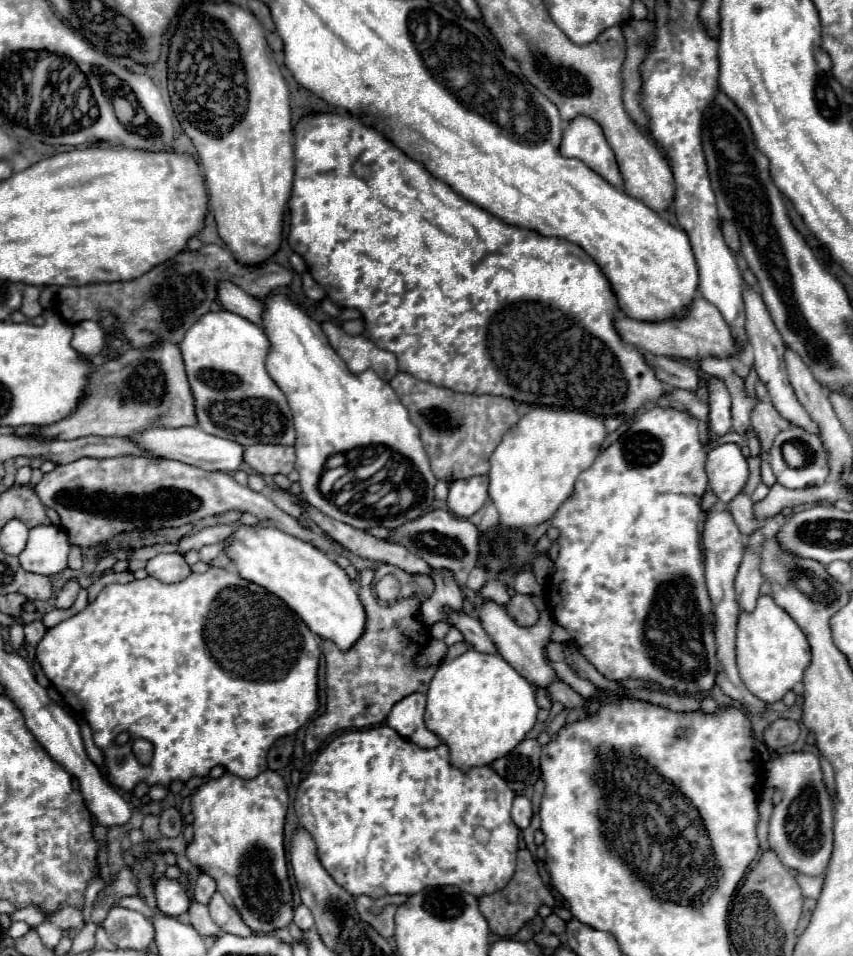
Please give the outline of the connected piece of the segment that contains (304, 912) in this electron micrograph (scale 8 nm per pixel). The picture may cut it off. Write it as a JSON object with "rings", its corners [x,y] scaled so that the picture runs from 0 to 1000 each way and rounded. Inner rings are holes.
{"rings":[[[351,947],[348,951],[346,951],[346,968],[351,970],[351,972],[355,972],[355,974],[362,974],[362,972],[367,972],[367,957],[365,957],[365,953],[358,949],[358,947]]]}

